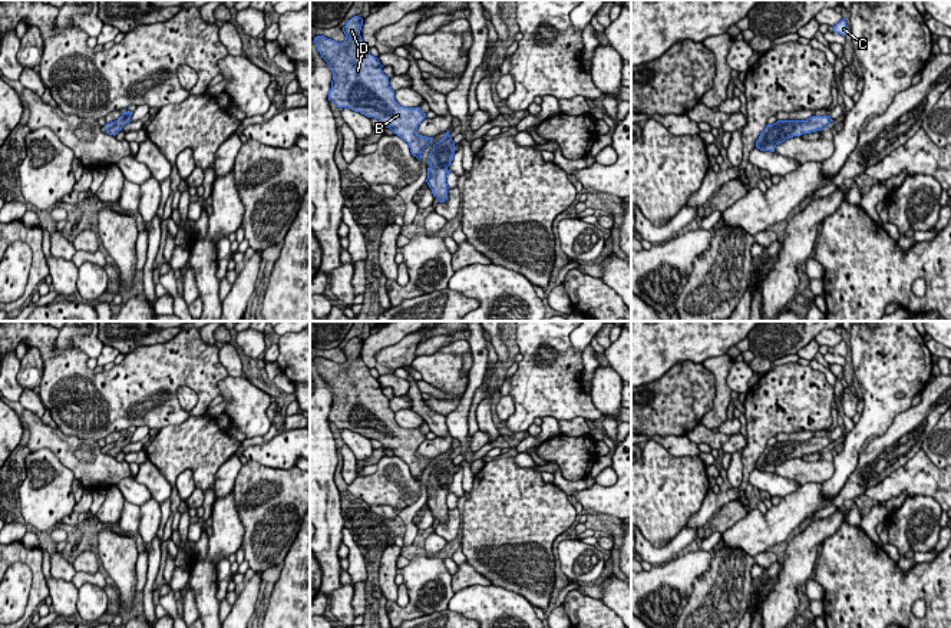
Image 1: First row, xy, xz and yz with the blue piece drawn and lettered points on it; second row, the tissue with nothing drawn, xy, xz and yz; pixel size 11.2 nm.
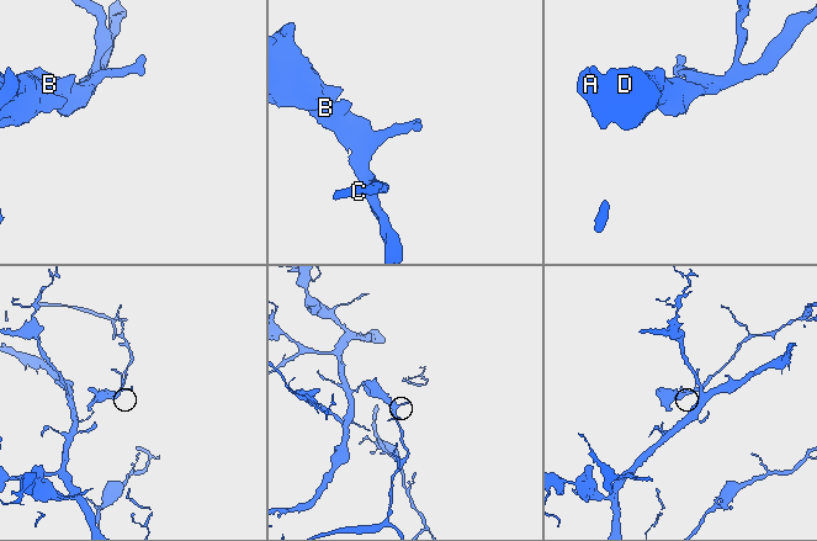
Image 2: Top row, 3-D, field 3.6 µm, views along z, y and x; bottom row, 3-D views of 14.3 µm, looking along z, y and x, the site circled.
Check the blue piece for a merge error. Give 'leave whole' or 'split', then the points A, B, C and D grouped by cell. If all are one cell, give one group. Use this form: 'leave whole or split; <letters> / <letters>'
leave whole; A B C D

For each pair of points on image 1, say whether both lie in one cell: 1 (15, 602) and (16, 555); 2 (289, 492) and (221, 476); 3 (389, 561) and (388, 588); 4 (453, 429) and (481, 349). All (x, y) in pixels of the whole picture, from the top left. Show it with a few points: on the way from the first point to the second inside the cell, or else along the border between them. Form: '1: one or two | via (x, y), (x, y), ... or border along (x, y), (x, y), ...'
1: two | border along (16, 561), (26, 565), (30, 571), (29, 594)
2: two | border along (243, 465), (233, 488)
3: one | via (388, 568), (388, 581)
4: one | via (464, 409), (478, 369)

